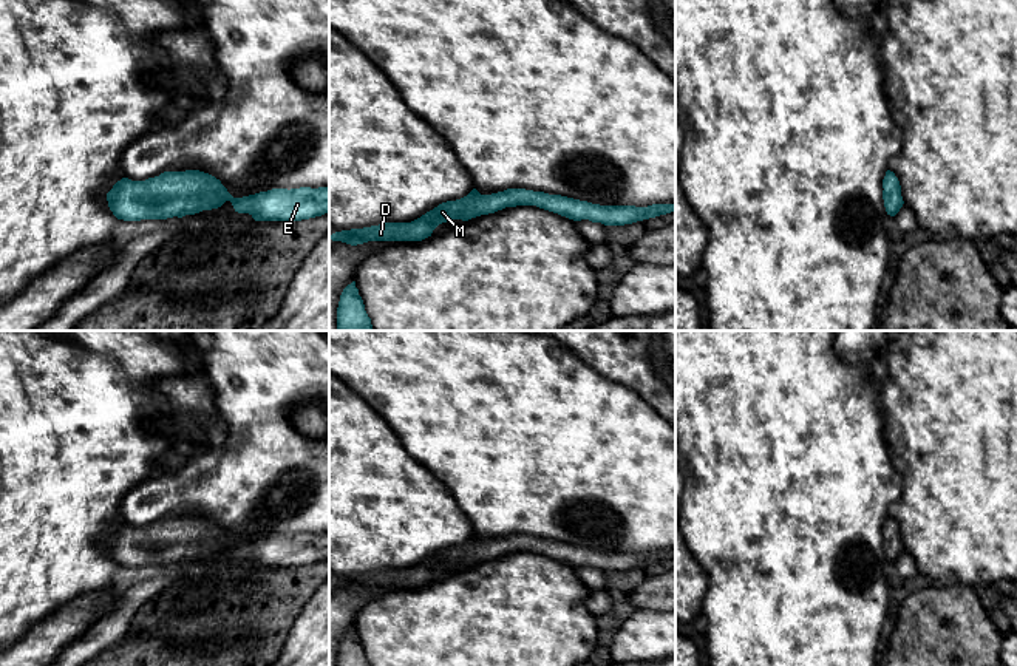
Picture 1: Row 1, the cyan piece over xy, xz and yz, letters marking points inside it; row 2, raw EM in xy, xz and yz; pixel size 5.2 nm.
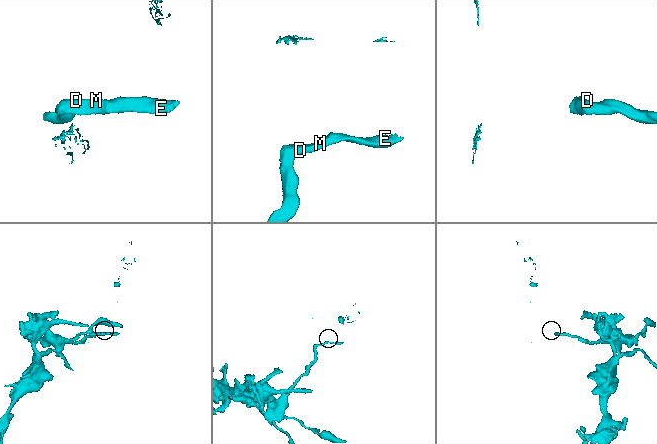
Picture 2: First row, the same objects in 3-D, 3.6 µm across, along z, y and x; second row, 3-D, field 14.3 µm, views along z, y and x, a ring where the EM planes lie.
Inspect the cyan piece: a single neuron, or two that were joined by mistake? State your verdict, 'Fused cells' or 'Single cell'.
Fused cells

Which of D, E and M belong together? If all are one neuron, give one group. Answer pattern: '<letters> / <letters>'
D M / E

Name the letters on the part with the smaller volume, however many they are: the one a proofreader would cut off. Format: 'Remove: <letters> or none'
Remove: E

